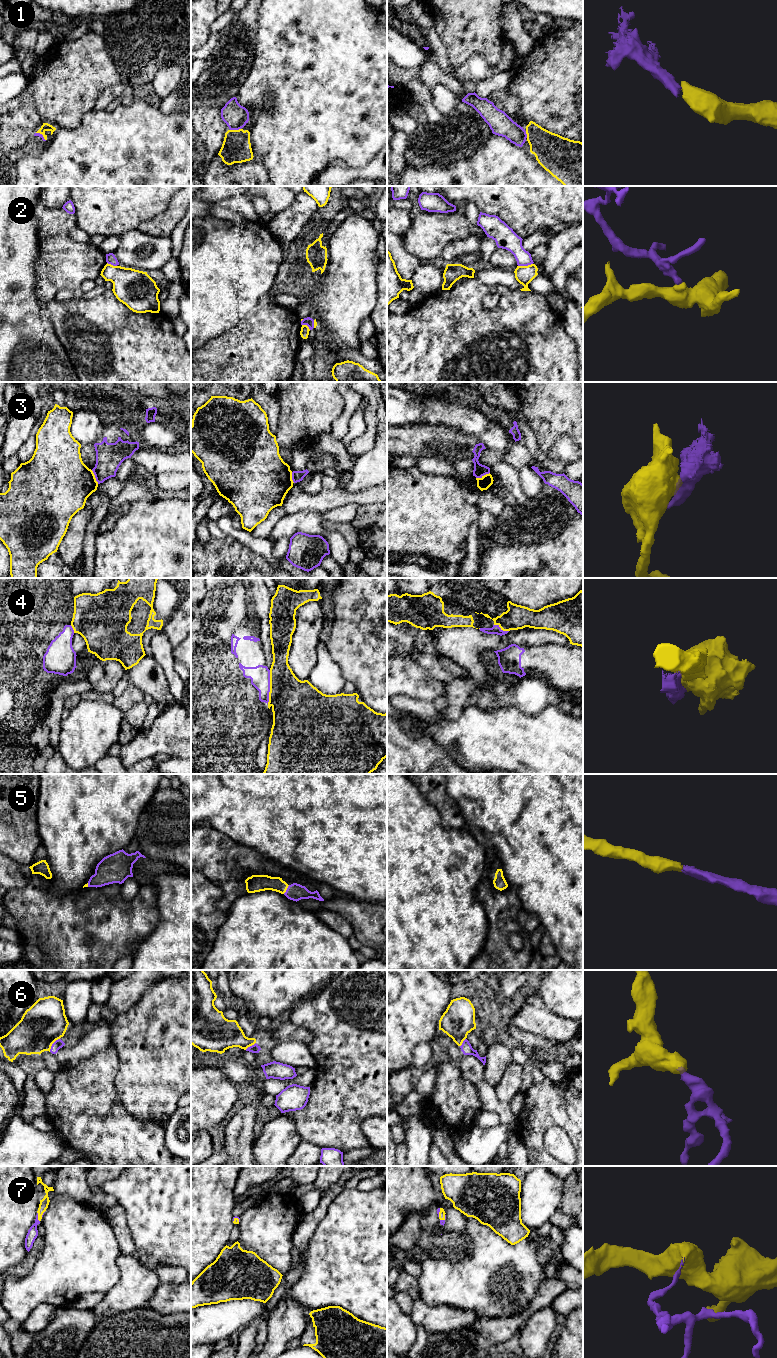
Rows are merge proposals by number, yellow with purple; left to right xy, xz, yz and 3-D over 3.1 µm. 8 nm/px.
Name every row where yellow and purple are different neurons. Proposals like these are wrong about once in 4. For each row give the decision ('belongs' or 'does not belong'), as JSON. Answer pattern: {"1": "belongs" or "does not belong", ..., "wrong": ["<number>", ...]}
{"1": "belongs", "2": "does not belong", "3": "does not belong", "4": "does not belong", "5": "belongs", "6": "belongs", "7": "belongs", "wrong": ["2", "3", "4"]}

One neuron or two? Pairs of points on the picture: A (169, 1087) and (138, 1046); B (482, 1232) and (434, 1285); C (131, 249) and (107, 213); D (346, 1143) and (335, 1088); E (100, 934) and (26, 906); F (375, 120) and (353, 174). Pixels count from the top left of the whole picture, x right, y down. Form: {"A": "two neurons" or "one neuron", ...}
{"A": "one neuron", "B": "one neuron", "C": "two neurons", "D": "one neuron", "E": "one neuron", "F": "two neurons"}

